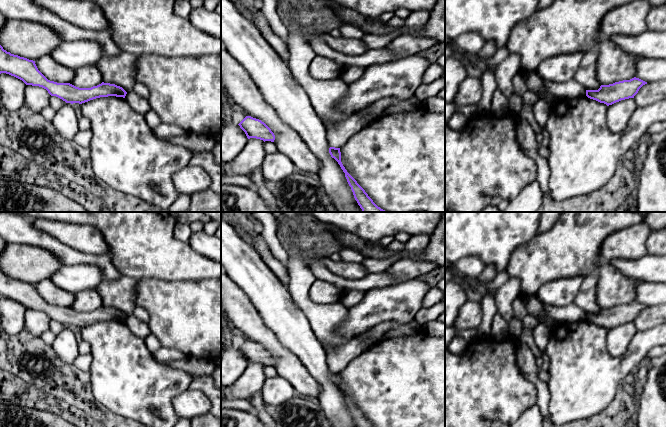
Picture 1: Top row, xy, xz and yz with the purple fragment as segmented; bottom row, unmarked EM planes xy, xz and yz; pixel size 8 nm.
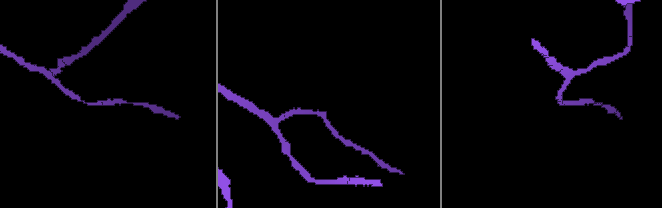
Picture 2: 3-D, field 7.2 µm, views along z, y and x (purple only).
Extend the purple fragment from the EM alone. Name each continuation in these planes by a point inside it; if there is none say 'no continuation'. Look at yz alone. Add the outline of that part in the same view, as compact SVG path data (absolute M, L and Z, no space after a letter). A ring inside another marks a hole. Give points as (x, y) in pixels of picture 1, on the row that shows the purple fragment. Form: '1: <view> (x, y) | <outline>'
no continuation

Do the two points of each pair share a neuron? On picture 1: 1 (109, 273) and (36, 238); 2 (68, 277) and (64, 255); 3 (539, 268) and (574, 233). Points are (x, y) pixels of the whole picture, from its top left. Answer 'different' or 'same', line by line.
1: same
2: different
3: same

